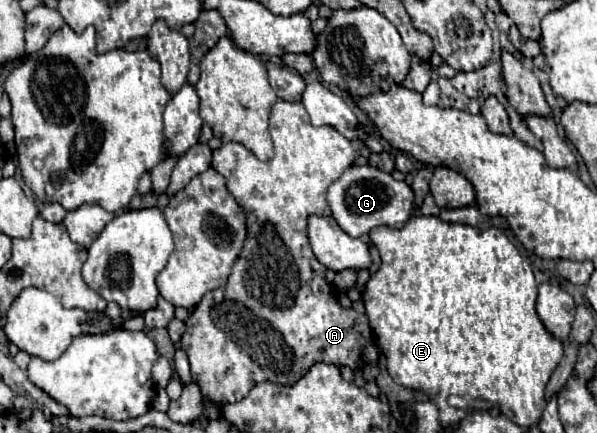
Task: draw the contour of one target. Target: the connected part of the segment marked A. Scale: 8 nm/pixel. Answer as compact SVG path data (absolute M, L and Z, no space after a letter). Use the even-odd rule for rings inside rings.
M278 98L278 102L272 106L272 112L270 112L270 134L272 134L272 140L274 140L274 158L270 158L270 160L266 160L266 162L258 160L248 148L244 148L244 146L238 144L238 142L226 142L222 148L214 150L214 158L212 158L212 168L218 170L222 176L226 176L226 180L228 180L228 192L236 198L236 202L238 202L238 204L244 208L244 212L246 212L248 240L244 242L244 248L242 248L242 252L240 252L240 258L236 260L236 264L234 264L234 268L232 268L232 274L230 274L230 278L228 278L228 284L222 286L222 288L218 288L218 290L208 292L208 294L200 300L200 304L192 310L192 316L186 320L186 332L184 332L182 340L180 340L180 344L182 344L182 350L188 354L190 368L192 368L192 380L200 386L202 394L208 396L208 398L210 398L212 402L216 402L216 404L228 404L228 402L238 402L238 400L242 400L242 398L254 388L254 384L258 384L258 382L274 382L274 384L292 386L292 384L296 384L296 382L308 372L308 368L310 368L312 364L316 364L316 362L334 364L334 366L338 366L338 368L340 368L340 366L348 366L348 368L352 368L352 370L356 372L356 370L362 370L364 366L368 366L368 364L372 364L372 362L376 364L376 362L378 362L378 356L380 356L378 344L374 342L374 346L372 346L372 330L370 330L370 324L368 324L368 316L366 316L366 314L360 314L360 312L356 312L356 310L352 310L352 308L342 308L342 306L338 304L338 300L336 300L336 290L334 290L334 288L326 282L326 278L324 278L326 266L320 264L320 262L316 260L316 256L312 254L312 248L308 246L308 234L306 234L306 220L308 220L308 214L324 214L324 216L330 214L330 206L328 206L328 202L326 202L326 190L328 190L328 186L330 186L334 180L340 178L340 174L342 174L346 168L350 168L350 166L356 162L356 158L360 156L360 148L362 148L364 142L362 142L360 138L350 140L350 138L342 136L334 126L318 126L318 128L314 128L314 126L310 124L310 118L308 118L308 114L306 114L306 110L304 110L304 106L302 106L302 102L288 102L288 100L282 100L282 98ZM248 260L250 260L250 266L252 266L252 264L256 266L256 262L258 262L258 278L256 278L256 276L250 276L250 294L248 294L246 284L244 284L244 276L246 276L246 272L248 272Z

